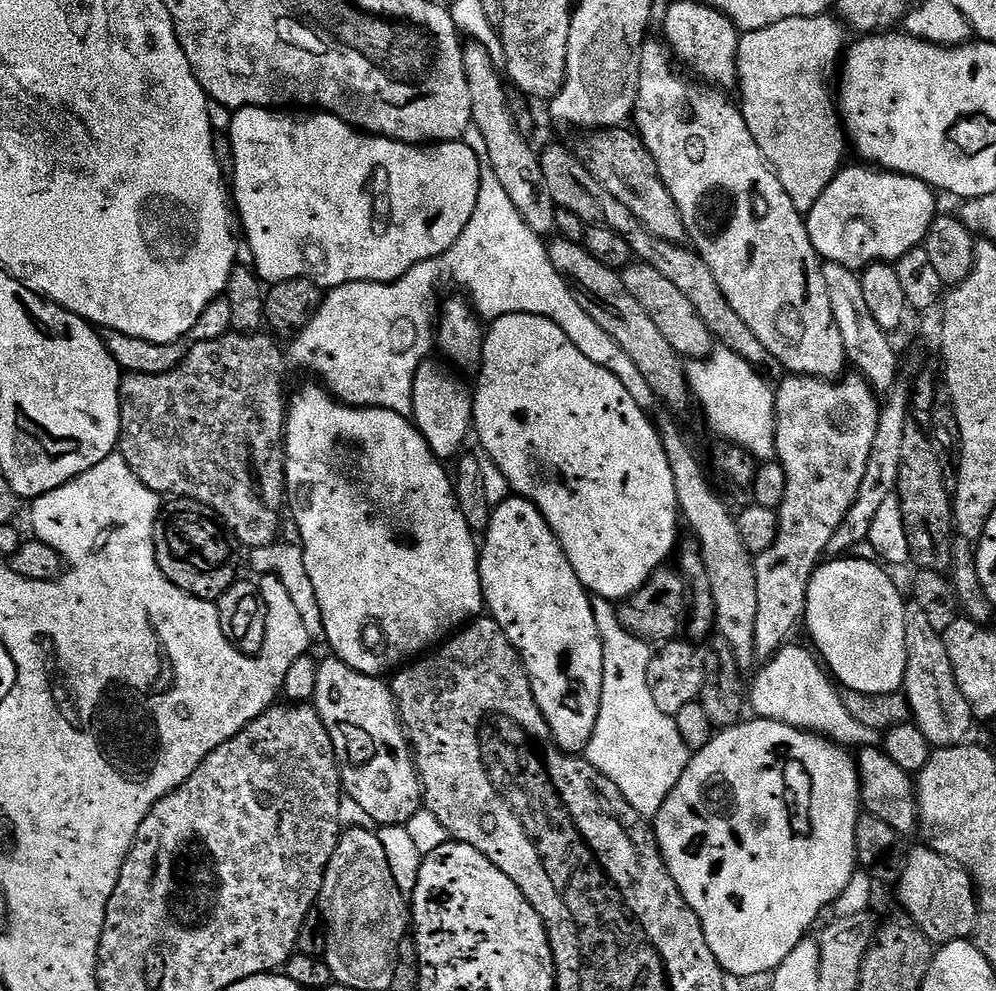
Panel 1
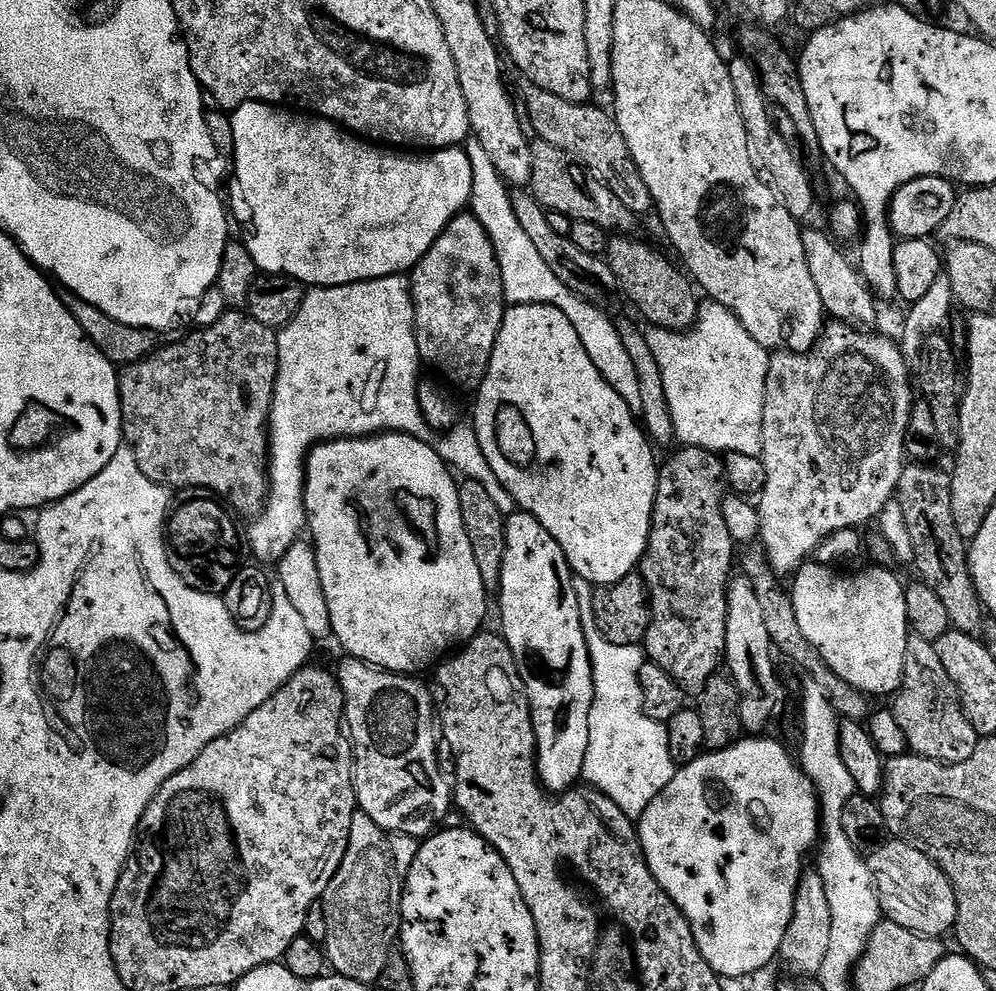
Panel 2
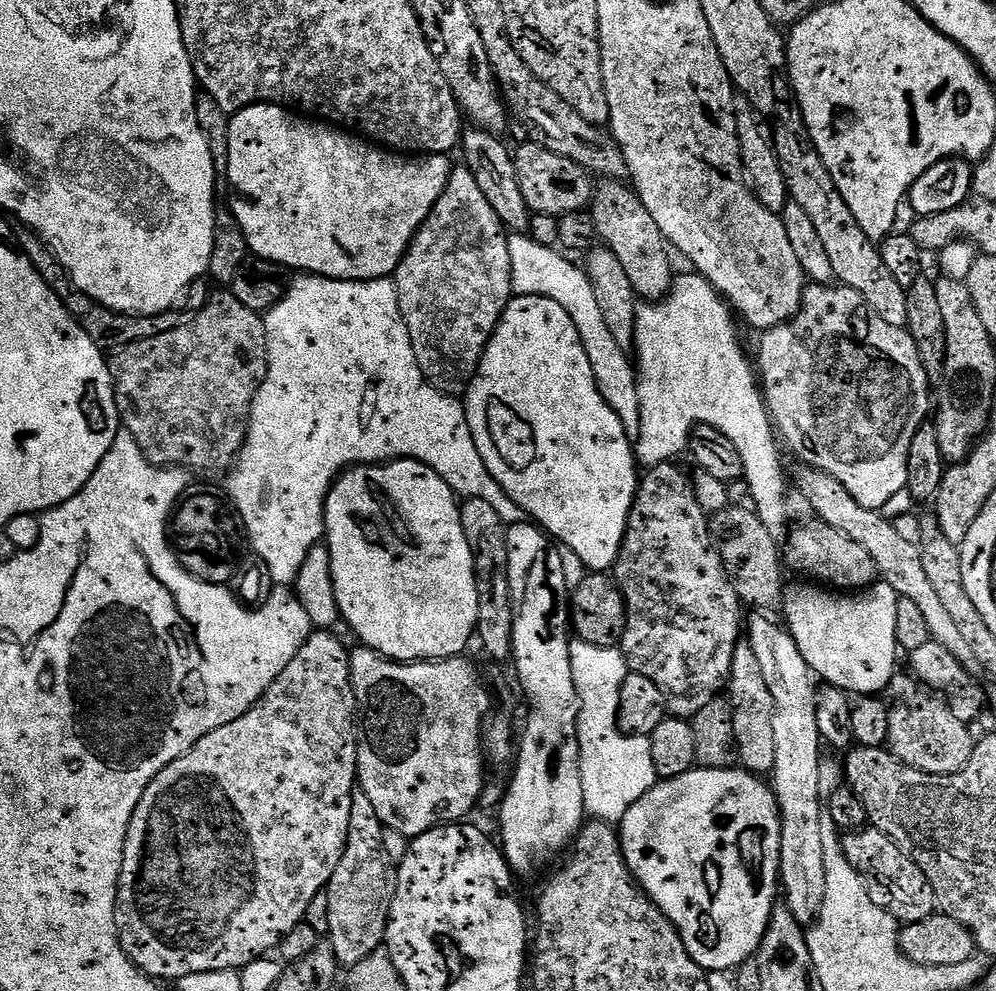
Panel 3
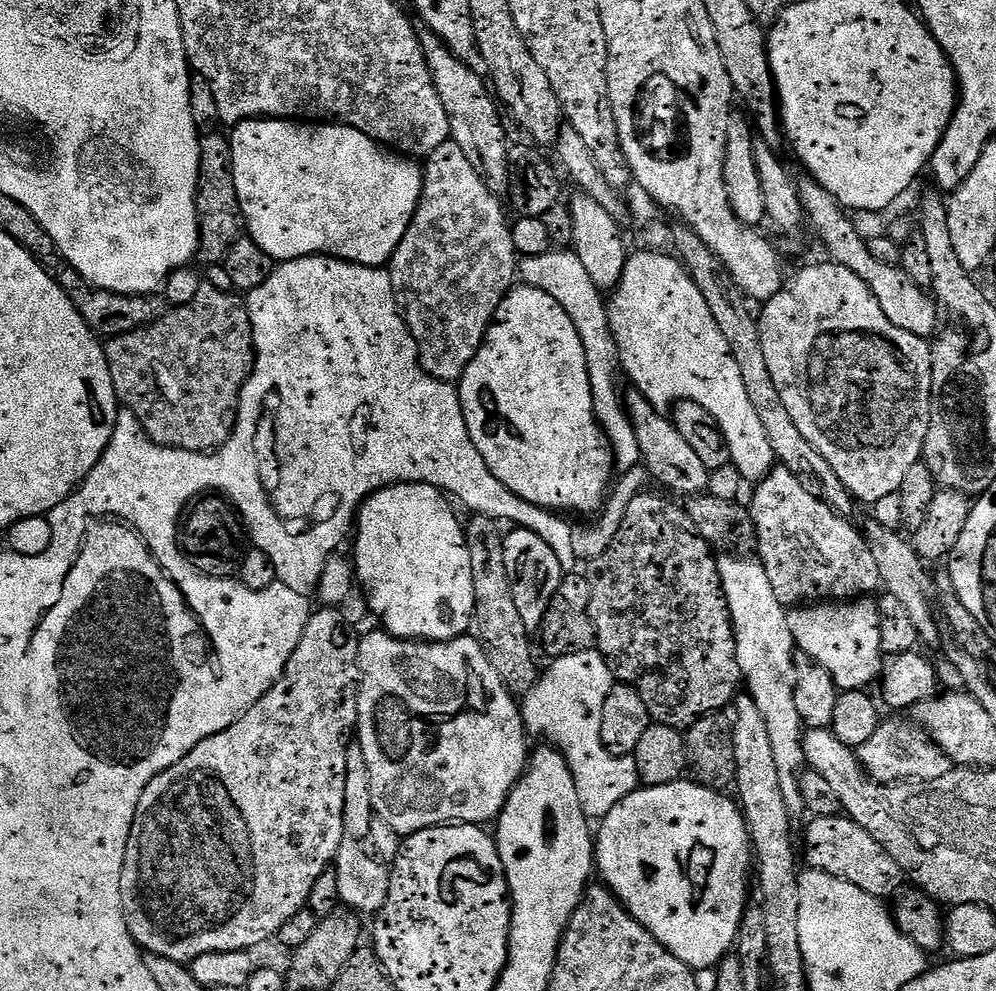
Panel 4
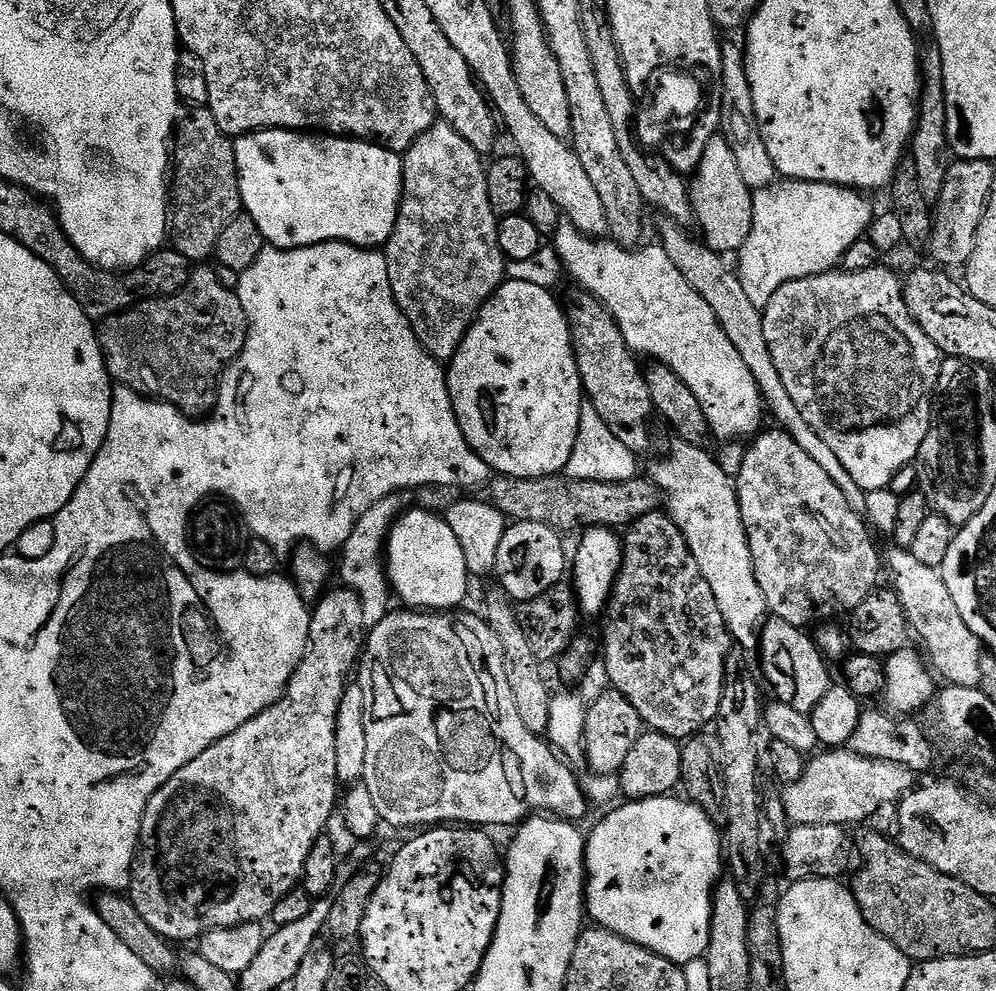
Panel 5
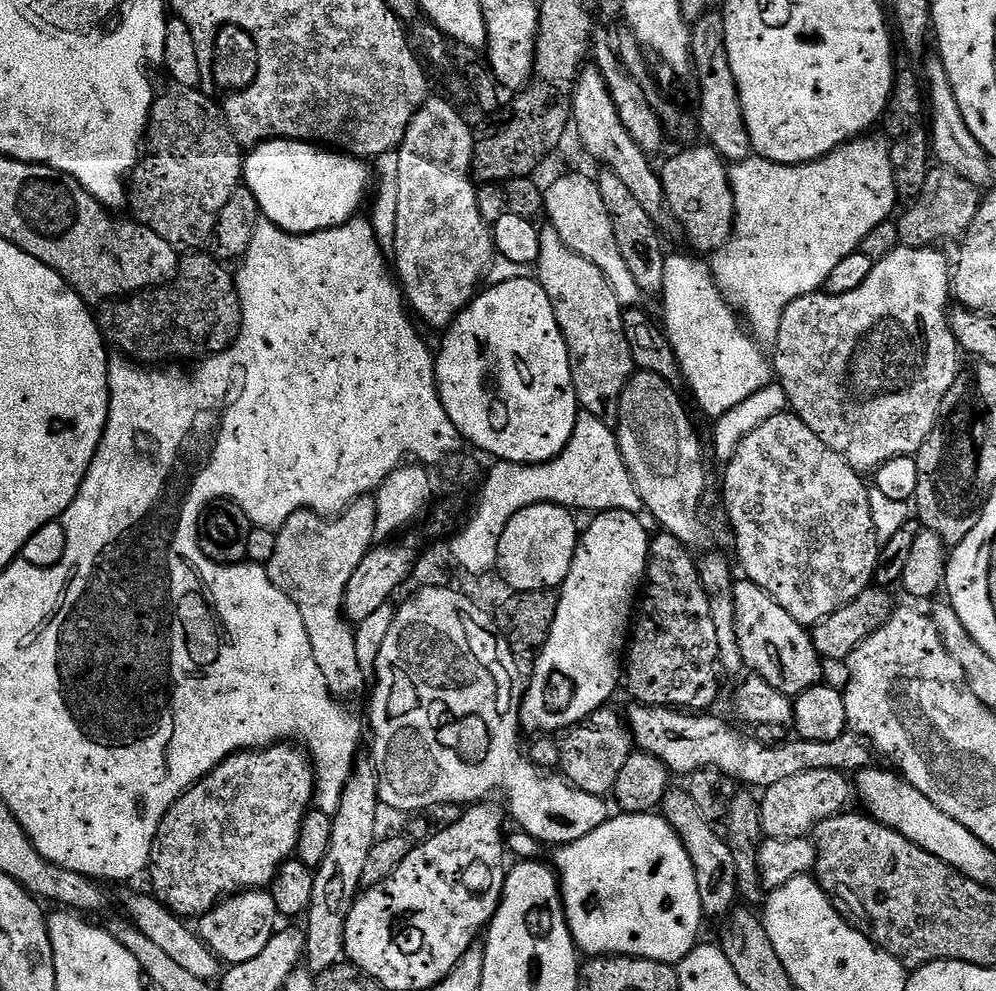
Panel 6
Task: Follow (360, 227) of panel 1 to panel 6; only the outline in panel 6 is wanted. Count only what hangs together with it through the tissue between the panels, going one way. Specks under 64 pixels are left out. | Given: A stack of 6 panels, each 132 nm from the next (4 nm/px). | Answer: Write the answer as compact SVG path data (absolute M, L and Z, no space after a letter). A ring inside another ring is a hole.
M273 138L265 142L264 144L257 144L251 149L244 157L244 175L242 177L243 183L254 194L254 198L258 198L258 206L260 207L260 214L263 219L268 220L274 226L278 226L284 232L293 232L296 236L305 236L311 232L325 232L328 228L340 228L343 224L348 223L357 215L356 212L364 204L364 195L369 195L370 182L368 186L368 174L370 178L370 168L368 168L363 159L347 155L339 150L329 150L324 146L317 146L312 142L305 142L303 140L282 140L279 138Z

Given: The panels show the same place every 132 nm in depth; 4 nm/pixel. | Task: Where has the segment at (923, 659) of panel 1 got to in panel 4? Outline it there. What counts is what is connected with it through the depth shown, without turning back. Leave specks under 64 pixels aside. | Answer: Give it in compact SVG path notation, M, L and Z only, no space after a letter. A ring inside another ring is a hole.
M881 719L878 730L874 730L874 738L866 742L858 750L862 766L872 779L880 784L899 784L901 782L934 782L934 778L943 778L953 770L950 758L939 748L925 730L911 719Z

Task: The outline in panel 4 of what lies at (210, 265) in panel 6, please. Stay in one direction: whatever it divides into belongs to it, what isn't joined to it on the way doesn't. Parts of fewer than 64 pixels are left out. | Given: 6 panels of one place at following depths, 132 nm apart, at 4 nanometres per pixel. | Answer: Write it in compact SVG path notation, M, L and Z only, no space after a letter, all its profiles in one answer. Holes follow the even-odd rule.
M208 282L201 283L191 302L172 308L158 322L135 328L130 334L111 337L104 344L117 401L138 417L145 434L163 448L211 454L232 436L240 395L256 365L256 347L247 303L239 295L228 292Z

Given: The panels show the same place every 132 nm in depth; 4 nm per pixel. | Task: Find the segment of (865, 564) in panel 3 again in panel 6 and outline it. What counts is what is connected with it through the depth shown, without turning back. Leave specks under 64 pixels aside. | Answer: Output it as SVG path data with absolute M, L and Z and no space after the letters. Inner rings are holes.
M791 411L770 418L770 422L762 422L762 426L754 430L754 434L746 434L746 438L742 438L742 446L738 446L734 458L727 461L725 468L728 469L724 472L724 508L728 511L728 524L732 527L733 538L736 539L736 556L740 559L741 570L744 571L741 573L762 590L766 590L766 594L770 594L774 602L778 602L778 606L782 606L782 610L786 610L786 614L794 618L794 622L814 626L822 622L822 618L830 618L834 610L854 602L854 598L858 598L858 594L862 594L867 588L873 587L882 545L876 537L874 518L870 518L869 485L864 484L865 477L854 471L837 452L830 450L830 446L826 446L826 442L822 442L822 438L818 438L818 434L814 434L814 430L806 426L806 422L802 422Z

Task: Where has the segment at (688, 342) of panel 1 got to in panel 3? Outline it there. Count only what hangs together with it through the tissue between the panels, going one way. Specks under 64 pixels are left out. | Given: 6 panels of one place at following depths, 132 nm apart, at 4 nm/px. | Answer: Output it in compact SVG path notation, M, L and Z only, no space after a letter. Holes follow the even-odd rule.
M601 179L595 185L590 211L599 243L622 262L637 297L644 302L664 299L674 283L672 260L668 257L670 245L662 230L658 230L658 222L650 218L650 210L642 206L642 198L635 188L618 180Z

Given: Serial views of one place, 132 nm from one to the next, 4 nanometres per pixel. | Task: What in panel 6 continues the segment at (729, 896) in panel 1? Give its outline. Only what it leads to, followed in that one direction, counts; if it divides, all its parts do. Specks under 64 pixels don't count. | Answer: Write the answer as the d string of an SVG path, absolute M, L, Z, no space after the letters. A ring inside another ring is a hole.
M613 815L605 824L598 826L598 830L594 830L594 834L586 834L586 838L582 838L578 842L557 847L555 852L556 864L554 863L554 868L558 873L560 895L564 898L564 917L568 919L568 928L572 932L572 940L583 955L585 952L585 957L637 956L643 960L657 960L663 964L676 966L686 958L686 954L690 954L692 948L696 947L701 939L700 923L705 923L706 917L698 894L698 882L694 874L694 865L690 862L690 854L686 850L686 846L680 841L678 834L669 826L663 815Z

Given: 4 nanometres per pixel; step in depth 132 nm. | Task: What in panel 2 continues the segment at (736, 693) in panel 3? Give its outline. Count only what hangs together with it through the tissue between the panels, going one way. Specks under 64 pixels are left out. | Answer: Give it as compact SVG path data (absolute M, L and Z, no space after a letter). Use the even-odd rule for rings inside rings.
M740 574L728 582L728 617L726 618L726 672L736 684L740 695L740 717L744 732L760 734L764 727L772 720L776 712L776 664L772 661L774 647L770 633L766 630L765 619L762 618L761 605L754 592L754 586L748 577Z

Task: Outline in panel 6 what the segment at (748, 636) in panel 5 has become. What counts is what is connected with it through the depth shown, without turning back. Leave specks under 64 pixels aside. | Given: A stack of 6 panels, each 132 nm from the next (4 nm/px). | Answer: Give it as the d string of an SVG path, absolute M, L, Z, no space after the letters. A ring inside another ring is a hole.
M633 371L622 390L614 431L646 512L661 524L663 531L683 544L695 546L704 540L700 503L708 492L708 468L704 465L700 436L676 391L664 378L658 378L658 374Z

